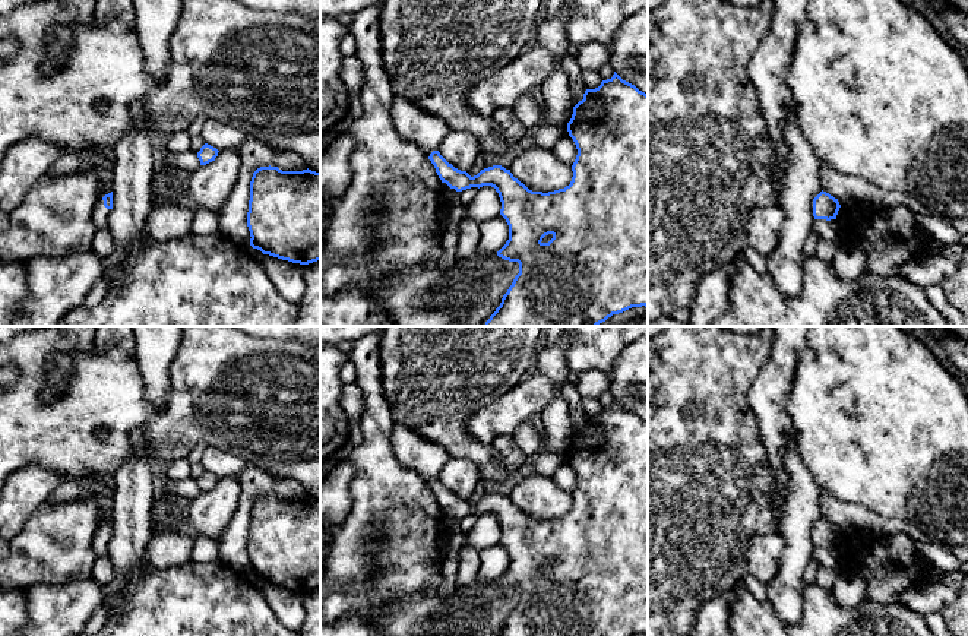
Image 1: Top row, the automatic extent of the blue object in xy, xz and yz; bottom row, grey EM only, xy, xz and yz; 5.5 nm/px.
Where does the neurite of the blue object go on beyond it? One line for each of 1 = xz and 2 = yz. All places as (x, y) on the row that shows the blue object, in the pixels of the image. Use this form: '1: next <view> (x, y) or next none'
1: next none
2: next none

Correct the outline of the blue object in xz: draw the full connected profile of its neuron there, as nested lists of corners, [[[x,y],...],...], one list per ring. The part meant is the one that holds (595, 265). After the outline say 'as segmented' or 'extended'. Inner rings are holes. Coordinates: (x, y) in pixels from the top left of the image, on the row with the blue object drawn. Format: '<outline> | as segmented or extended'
[[[614,72],[613,77],[602,80],[598,88],[585,91],[583,99],[573,107],[567,132],[578,149],[576,159],[572,165],[573,177],[570,184],[564,189],[548,193],[529,190],[513,177],[510,170],[502,165],[484,168],[477,175],[471,177],[466,171],[461,171],[449,164],[439,151],[433,151],[428,156],[442,183],[446,183],[450,189],[462,192],[471,187],[480,189],[483,186],[491,186],[499,193],[502,202],[500,215],[509,225],[509,240],[497,251],[497,256],[509,262],[518,262],[519,273],[515,276],[500,306],[484,326],[598,326],[613,314],[623,313],[632,307],[648,307],[648,95],[635,85],[623,80]]] | as segmented

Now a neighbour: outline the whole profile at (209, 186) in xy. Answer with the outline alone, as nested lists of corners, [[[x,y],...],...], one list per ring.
[[[222,149],[212,162],[189,174],[186,193],[197,208],[219,216],[237,183],[238,171],[238,149]]]

